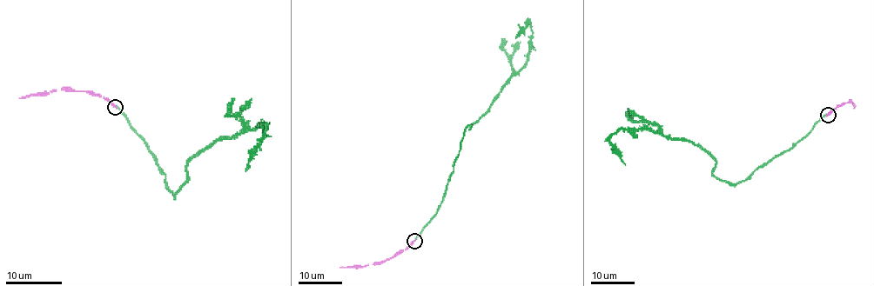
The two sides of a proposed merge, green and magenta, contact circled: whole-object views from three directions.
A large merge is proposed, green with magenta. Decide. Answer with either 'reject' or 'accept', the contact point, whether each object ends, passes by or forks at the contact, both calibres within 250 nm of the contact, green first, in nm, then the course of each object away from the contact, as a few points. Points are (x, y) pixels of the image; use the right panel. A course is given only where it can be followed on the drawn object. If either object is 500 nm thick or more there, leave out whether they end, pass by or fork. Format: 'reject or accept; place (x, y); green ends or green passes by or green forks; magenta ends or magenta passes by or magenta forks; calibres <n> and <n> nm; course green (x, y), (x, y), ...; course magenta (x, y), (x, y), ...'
accept; place (828, 115); green ends; magenta ends; calibres 240 and 200 nm; course green (827, 115), (736, 183), (716, 176), (716, 162), (693, 142), (648, 129), (619, 129), (611, 136), (625, 165); course magenta (827, 115), (844, 103), (853, 103), (855, 108)

